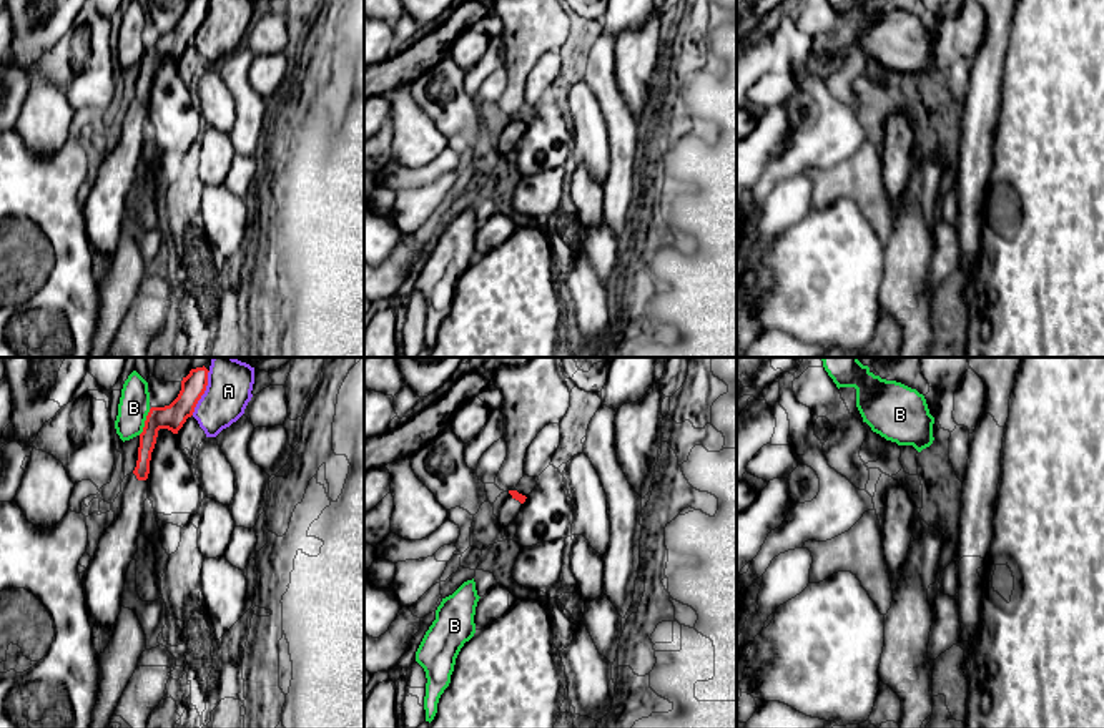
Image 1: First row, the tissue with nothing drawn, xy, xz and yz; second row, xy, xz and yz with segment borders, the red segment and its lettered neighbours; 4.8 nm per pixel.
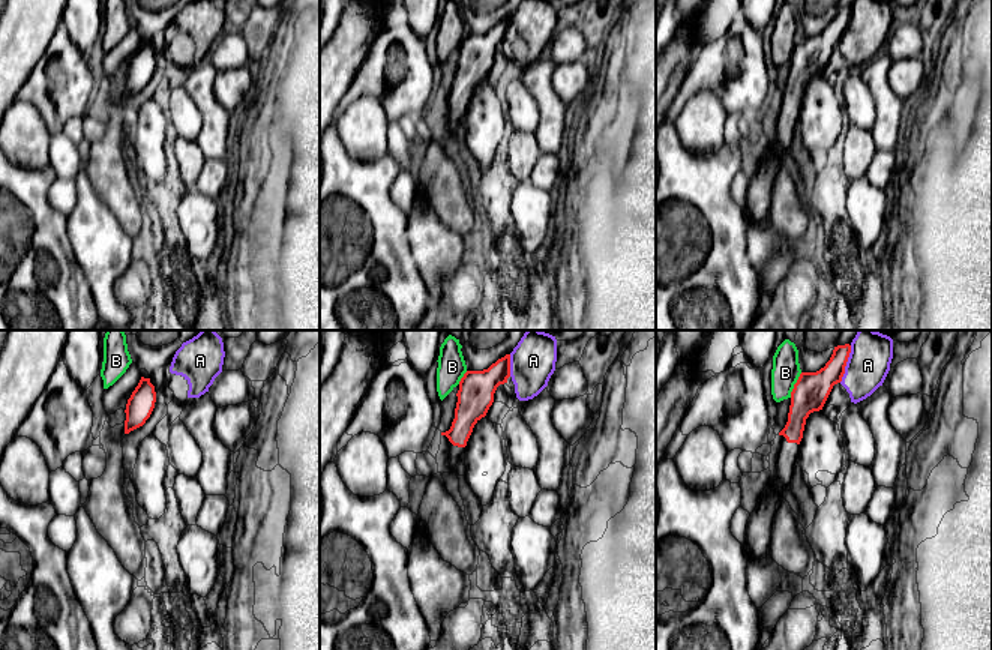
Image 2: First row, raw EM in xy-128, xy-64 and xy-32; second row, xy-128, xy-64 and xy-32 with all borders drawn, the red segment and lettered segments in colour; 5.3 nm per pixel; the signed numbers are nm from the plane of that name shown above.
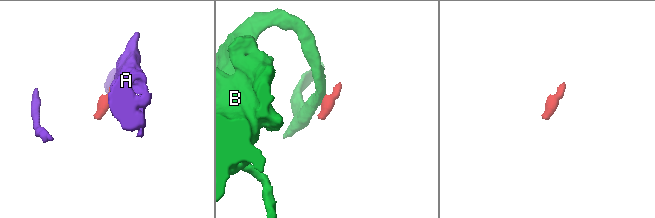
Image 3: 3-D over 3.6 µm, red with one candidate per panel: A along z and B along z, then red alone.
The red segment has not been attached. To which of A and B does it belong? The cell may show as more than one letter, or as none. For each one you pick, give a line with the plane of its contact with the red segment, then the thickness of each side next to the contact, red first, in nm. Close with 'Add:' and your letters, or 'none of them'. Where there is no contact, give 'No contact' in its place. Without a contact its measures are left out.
Add: none of them

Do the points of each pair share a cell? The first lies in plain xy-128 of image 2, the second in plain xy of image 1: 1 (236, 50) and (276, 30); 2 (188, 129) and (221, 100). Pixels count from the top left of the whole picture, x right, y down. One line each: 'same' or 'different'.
1: same
2: same

